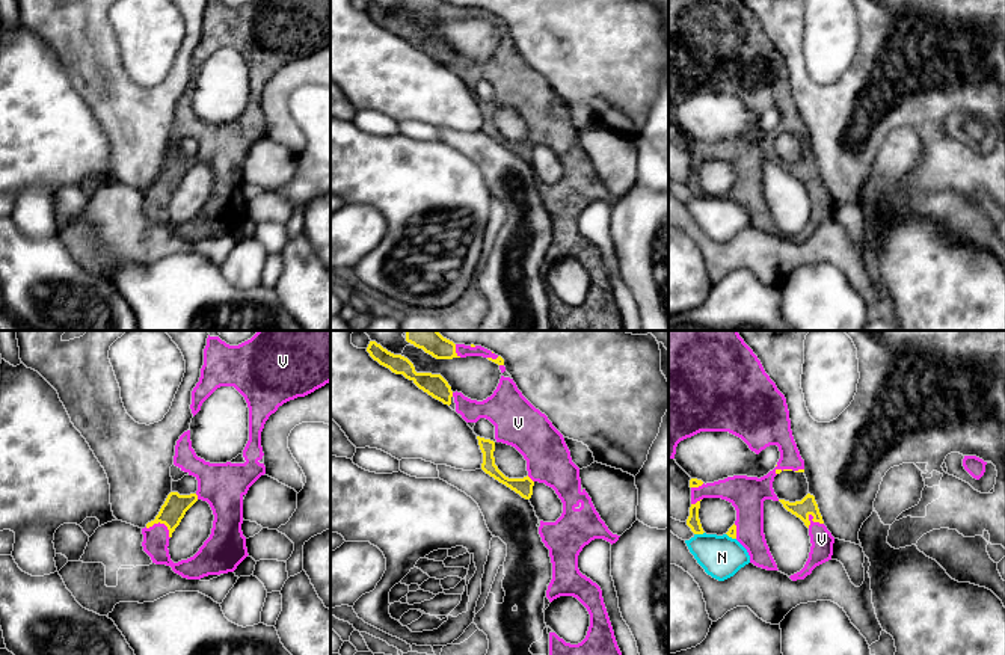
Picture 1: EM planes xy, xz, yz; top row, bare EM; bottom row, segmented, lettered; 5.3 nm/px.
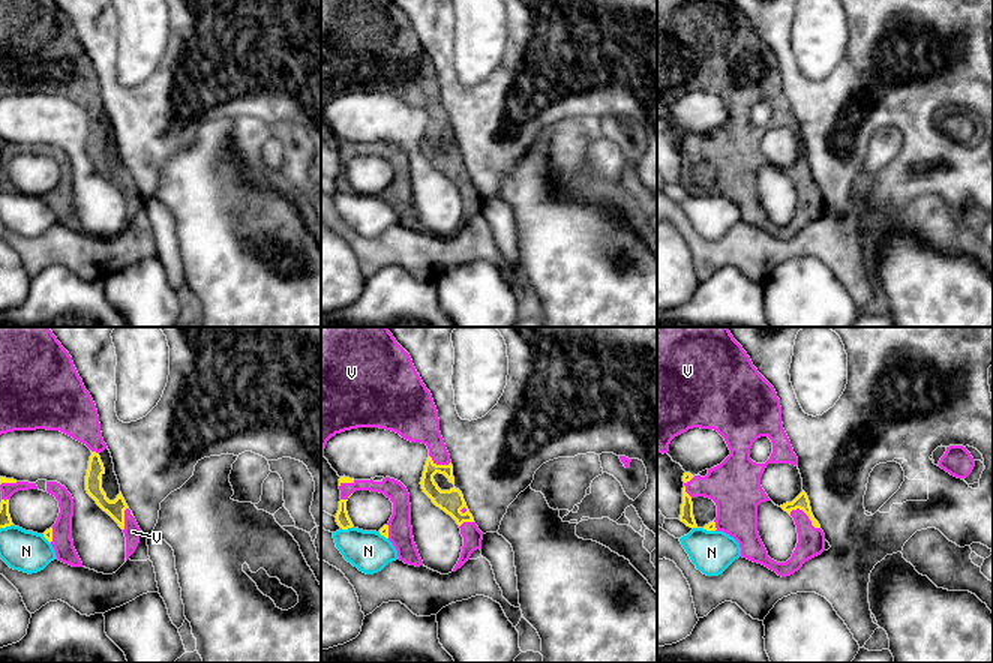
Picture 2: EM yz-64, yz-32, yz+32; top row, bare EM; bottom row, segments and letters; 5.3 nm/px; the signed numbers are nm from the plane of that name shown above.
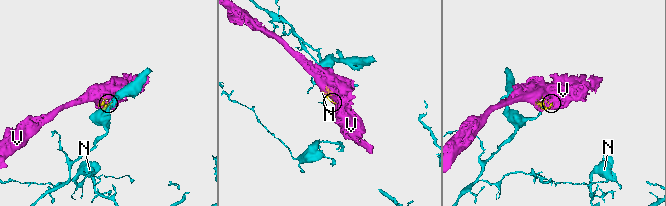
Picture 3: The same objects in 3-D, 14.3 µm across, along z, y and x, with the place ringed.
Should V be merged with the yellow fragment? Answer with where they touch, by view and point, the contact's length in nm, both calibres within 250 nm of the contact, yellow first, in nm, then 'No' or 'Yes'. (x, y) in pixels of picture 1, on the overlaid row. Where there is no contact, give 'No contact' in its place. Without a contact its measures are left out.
Touches yellow at xy (162, 522). Shared border 150 nm. Thickness 130 nm (yellow) against 140 nm. Yes

